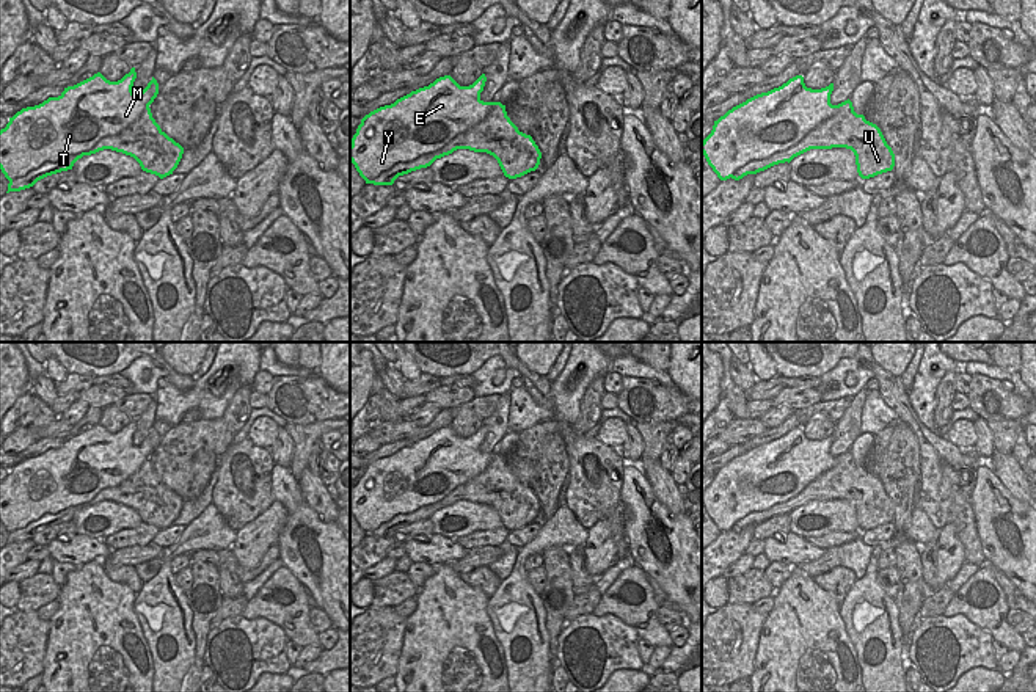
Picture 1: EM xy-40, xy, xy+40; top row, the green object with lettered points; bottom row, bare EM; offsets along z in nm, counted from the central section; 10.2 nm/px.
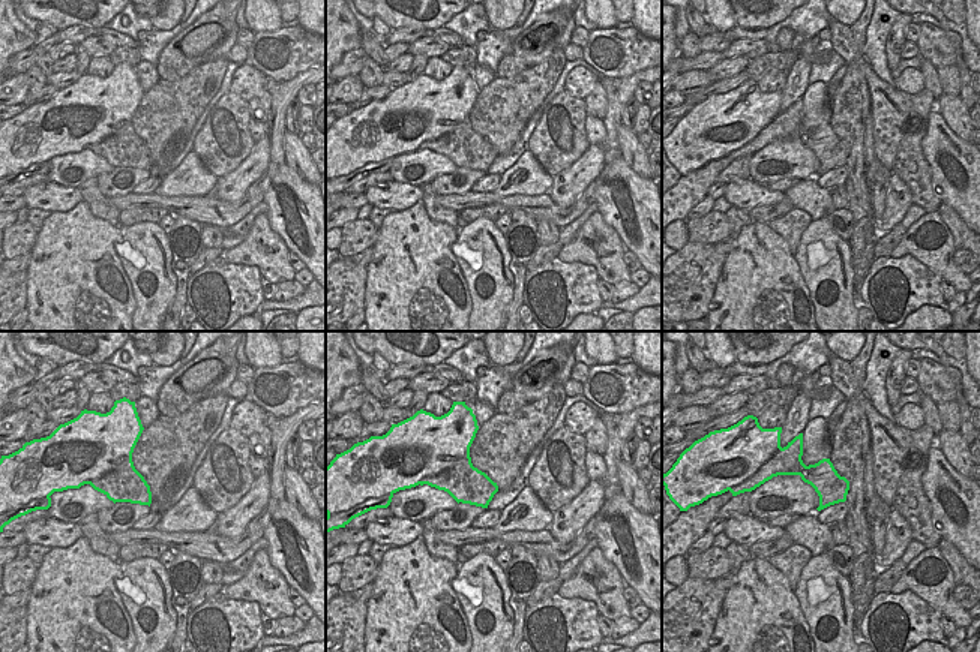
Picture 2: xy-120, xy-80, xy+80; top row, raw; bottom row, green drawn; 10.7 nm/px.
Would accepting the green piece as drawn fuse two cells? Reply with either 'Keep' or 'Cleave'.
Cleave.

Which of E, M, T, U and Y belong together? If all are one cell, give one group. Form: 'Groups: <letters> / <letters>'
Groups: E M T Y / U.

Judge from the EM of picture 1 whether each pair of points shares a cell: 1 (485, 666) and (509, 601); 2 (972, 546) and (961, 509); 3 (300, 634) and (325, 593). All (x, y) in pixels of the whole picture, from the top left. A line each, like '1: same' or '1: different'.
1: different
2: same
3: different

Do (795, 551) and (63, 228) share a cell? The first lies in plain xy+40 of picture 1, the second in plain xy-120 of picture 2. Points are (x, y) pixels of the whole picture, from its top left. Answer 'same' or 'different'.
different

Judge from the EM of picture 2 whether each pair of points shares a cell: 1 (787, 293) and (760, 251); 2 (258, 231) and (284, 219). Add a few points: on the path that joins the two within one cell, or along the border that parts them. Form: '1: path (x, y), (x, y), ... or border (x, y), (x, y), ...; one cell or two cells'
1: path (776, 282), (761, 267), (761, 261); one cell
2: border (266, 215), (270, 228), (290, 251); two cells

